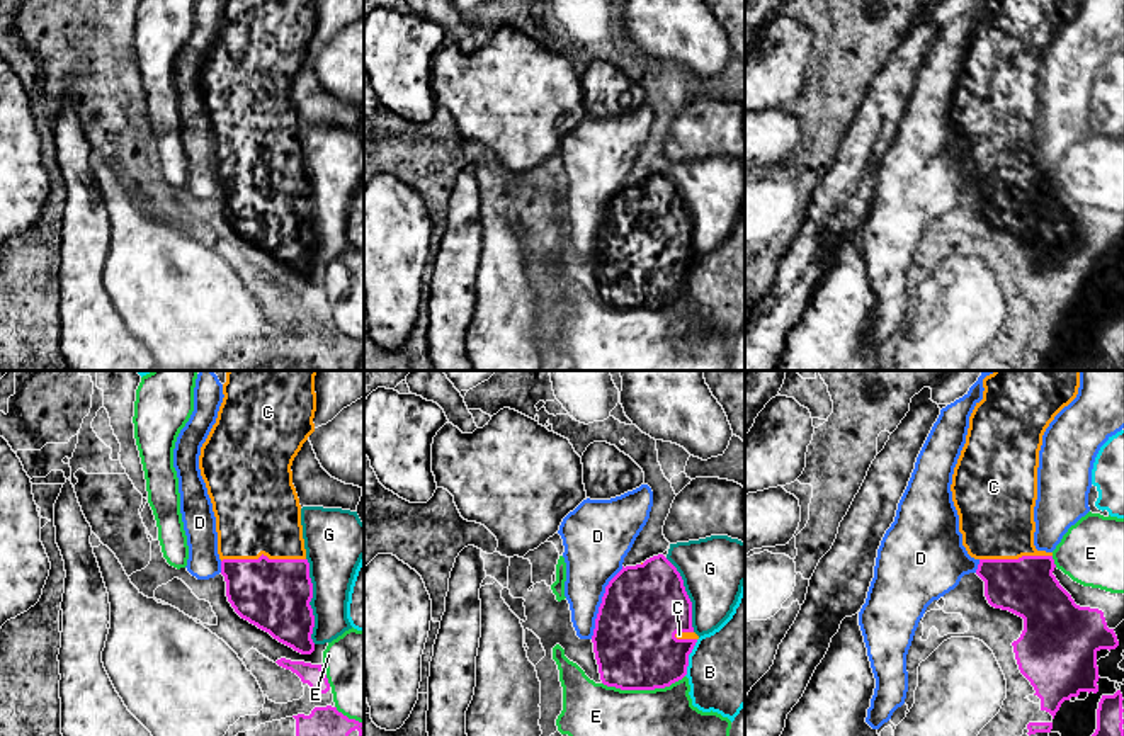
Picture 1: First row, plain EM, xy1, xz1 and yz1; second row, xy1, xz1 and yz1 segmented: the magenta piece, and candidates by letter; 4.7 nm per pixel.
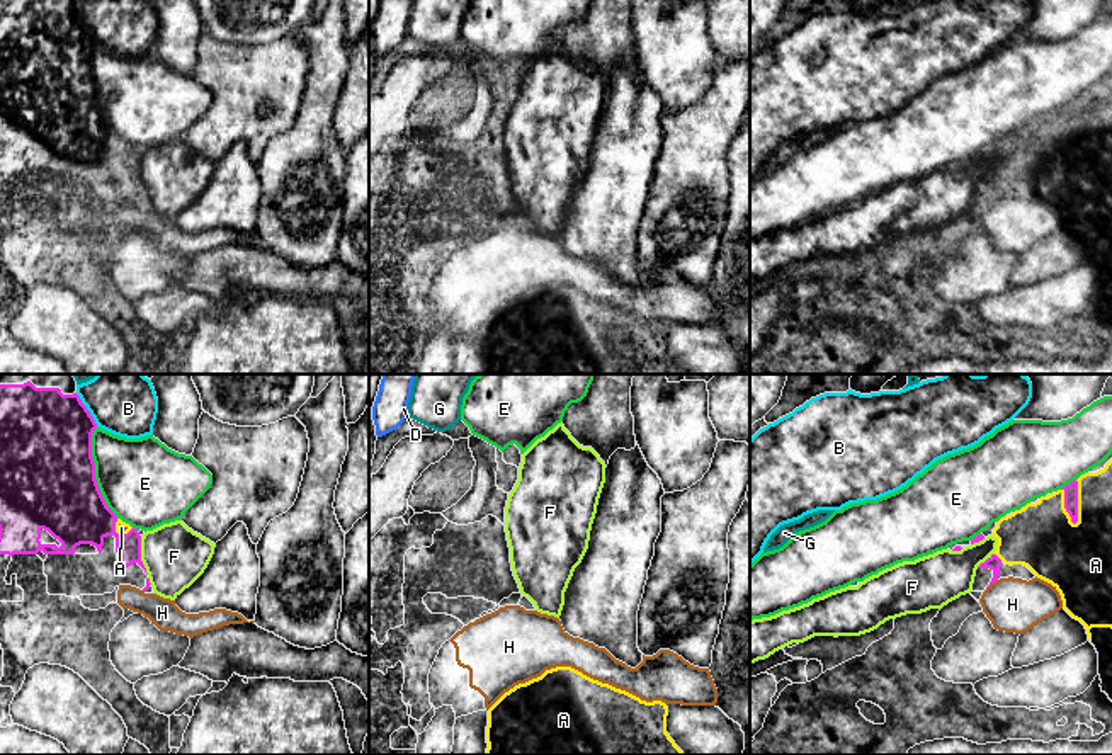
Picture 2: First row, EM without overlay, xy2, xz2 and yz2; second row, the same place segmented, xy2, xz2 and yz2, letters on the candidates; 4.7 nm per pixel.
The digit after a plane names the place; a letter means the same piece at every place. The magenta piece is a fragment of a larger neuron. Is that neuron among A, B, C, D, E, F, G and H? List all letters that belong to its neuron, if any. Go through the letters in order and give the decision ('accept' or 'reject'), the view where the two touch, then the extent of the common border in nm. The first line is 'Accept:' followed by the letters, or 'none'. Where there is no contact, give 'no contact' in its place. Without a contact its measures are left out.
Accept: A, C
A: accept; contact in yz2; length 220 nm
B: reject; contact in xz1; length 190 nm
C: accept; contact in xy1; length 400 nm
D: reject; contact in xz1; length 380 nm
E: reject; contact in xy2; length 440 nm
F: reject; contact in xy2; length 180 nm
G: reject; contact in xy1; length 400 nm
H: reject; contact in yz2; length 80 nm

